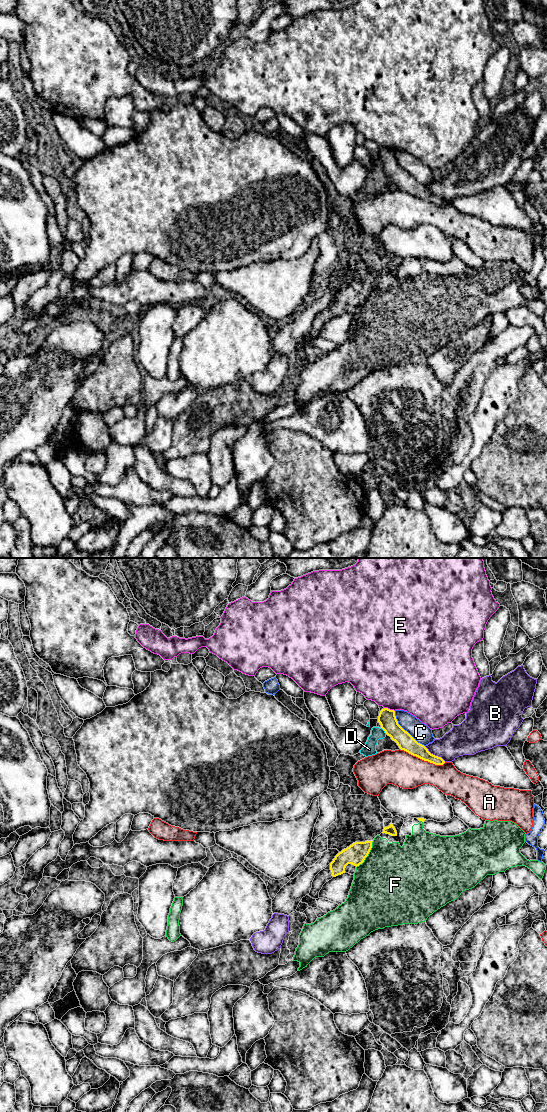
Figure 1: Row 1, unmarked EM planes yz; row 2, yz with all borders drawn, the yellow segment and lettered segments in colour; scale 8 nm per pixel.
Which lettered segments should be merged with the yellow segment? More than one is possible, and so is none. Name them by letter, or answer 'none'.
none

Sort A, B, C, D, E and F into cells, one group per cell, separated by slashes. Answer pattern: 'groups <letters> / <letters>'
groups A / B D / C / E / F

